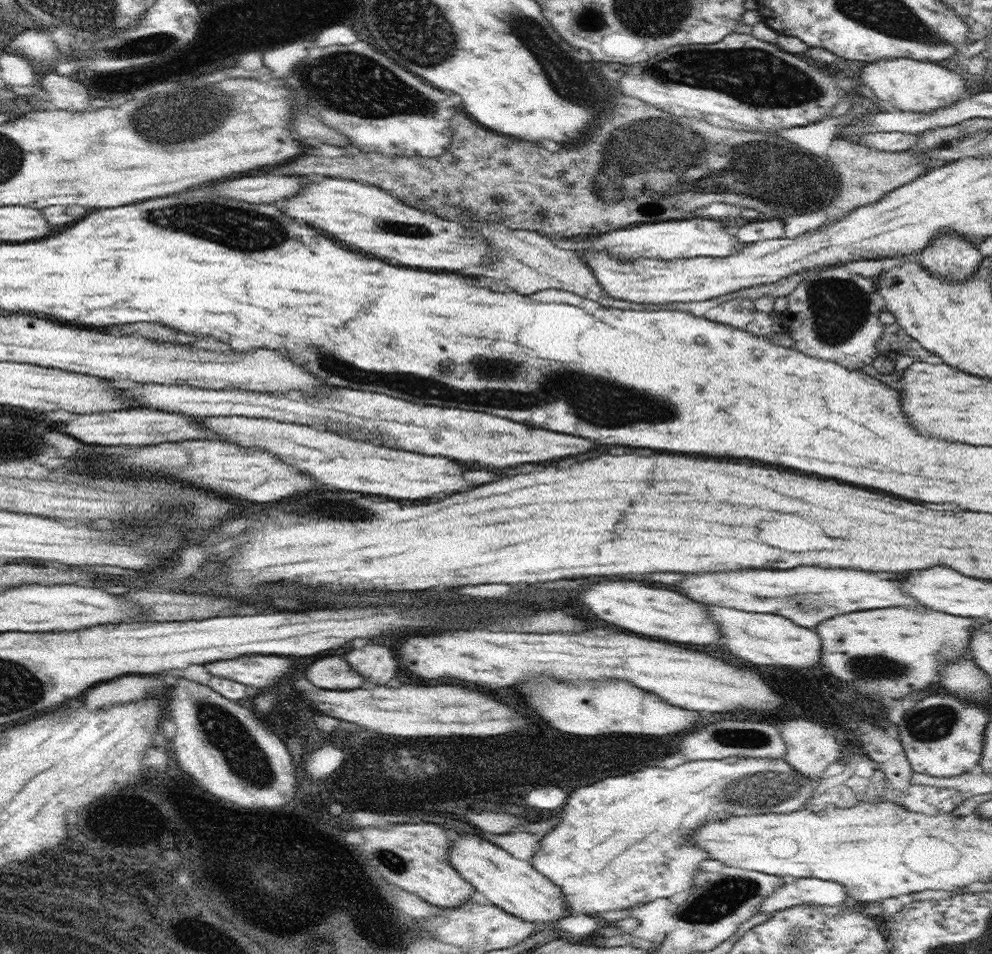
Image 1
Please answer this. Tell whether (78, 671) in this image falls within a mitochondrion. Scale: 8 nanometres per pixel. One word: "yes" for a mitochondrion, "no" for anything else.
no

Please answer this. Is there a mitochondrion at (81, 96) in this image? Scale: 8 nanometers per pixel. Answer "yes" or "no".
no

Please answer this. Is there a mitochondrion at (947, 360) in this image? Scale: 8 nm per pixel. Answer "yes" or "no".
no

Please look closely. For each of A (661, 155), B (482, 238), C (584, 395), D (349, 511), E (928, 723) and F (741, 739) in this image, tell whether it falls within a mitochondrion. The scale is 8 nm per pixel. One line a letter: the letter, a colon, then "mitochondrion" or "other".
A: mitochondrion
B: other
C: mitochondrion
D: mitochondrion
E: mitochondrion
F: mitochondrion

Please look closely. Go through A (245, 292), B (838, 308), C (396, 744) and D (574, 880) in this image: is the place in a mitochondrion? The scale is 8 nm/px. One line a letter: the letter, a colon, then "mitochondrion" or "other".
A: other
B: mitochondrion
C: other
D: other

